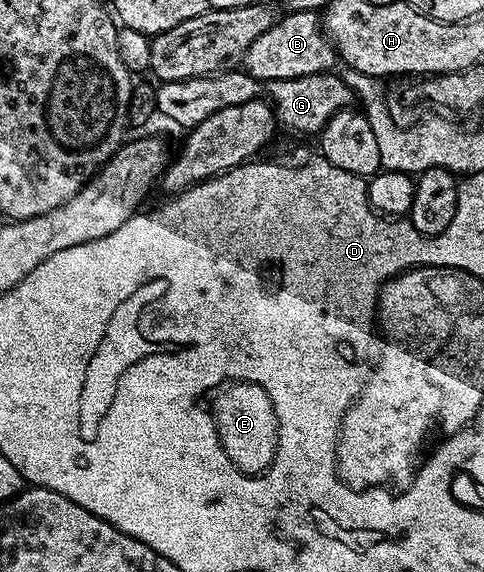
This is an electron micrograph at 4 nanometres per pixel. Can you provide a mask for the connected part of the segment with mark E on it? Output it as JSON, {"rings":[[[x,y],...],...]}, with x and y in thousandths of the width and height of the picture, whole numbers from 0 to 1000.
{"rings":[[[494,666],[465,678],[471,680],[448,687],[452,692],[442,703],[442,713],[438,712],[438,729],[448,745],[457,780],[486,818],[496,820],[508,830],[539,830],[558,816],[566,804],[568,788],[574,785],[574,733],[566,705],[560,692],[535,671]]]}

